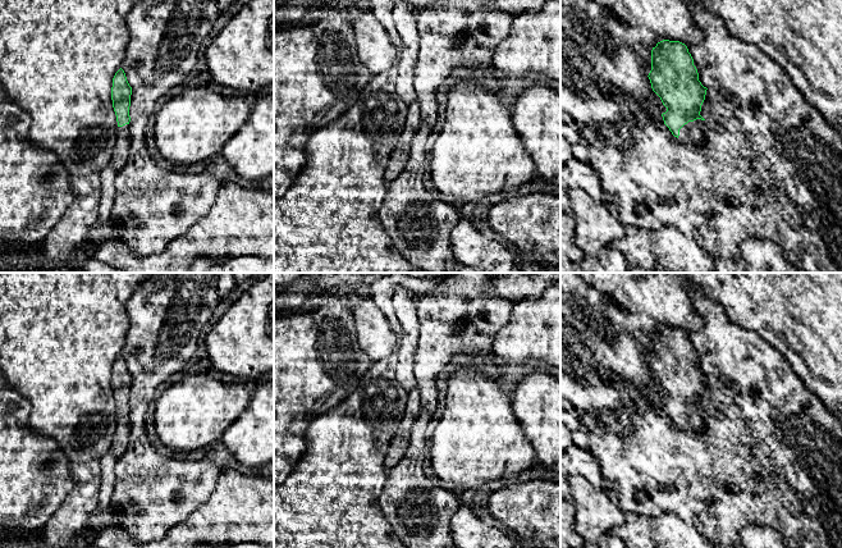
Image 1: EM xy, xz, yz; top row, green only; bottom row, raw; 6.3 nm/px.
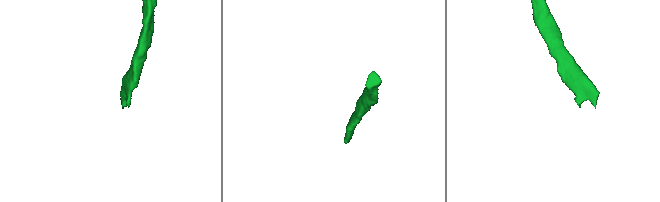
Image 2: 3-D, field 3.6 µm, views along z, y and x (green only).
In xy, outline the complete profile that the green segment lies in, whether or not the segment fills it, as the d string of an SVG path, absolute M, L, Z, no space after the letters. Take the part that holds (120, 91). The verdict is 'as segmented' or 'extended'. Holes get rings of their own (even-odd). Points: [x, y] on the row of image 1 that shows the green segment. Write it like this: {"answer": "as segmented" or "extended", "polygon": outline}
{"answer": "extended", "polygon": "M120 68L114 78L111 87L113 108L118 122L118 136L113 150L110 164L119 173L125 165L129 156L129 106L131 106L132 87L129 86L124 70Z"}

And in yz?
{"answer": "extended", "polygon": "M663 40L651 50L649 79L667 111L664 124L682 142L695 147L705 143L704 118L700 115L706 87L699 81L694 59L685 44Z"}

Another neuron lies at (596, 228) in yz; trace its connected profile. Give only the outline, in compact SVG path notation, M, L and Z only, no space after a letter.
M568 188L572 216L576 222L575 242L585 256L601 259L604 251L624 234L624 227L601 202L581 188Z

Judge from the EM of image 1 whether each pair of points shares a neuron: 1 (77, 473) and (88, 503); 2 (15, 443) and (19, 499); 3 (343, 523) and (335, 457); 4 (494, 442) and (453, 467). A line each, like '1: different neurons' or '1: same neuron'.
1: same neuron
2: same neuron
3: same neuron
4: same neuron

